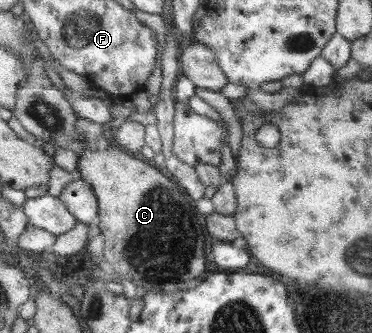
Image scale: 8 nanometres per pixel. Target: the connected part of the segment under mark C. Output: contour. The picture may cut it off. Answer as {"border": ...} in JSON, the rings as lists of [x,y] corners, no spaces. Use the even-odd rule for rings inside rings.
{"border":[[[119,145],[109,146],[104,151],[97,151],[95,148],[86,147],[84,150],[78,151],[78,154],[79,158],[76,173],[83,180],[89,182],[89,185],[92,185],[92,188],[95,190],[96,196],[98,197],[100,215],[98,223],[105,239],[103,255],[109,268],[113,269],[119,277],[130,279],[138,286],[138,290],[140,290],[141,287],[147,287],[147,289],[144,289],[143,293],[149,291],[171,295],[173,292],[195,289],[195,287],[201,283],[201,281],[199,281],[199,275],[205,273],[205,225],[199,221],[197,211],[195,211],[195,208],[197,207],[191,205],[189,195],[185,193],[182,185],[173,183],[173,181],[169,179],[169,175],[163,175],[163,173],[159,171],[159,167],[154,166],[153,163],[149,165],[149,163],[137,159],[133,153],[129,153]]]}

